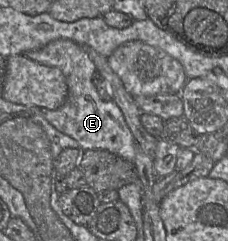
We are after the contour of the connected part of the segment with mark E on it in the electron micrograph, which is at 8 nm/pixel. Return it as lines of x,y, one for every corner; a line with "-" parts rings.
58,39
38,50
29,51
22,55
42,65
57,67
65,76
68,94
63,105
56,110
42,109
44,118
53,127
76,140
82,151
107,150
134,163
137,143
117,104
112,99
104,101
99,96
92,81
96,66
85,48
71,40

